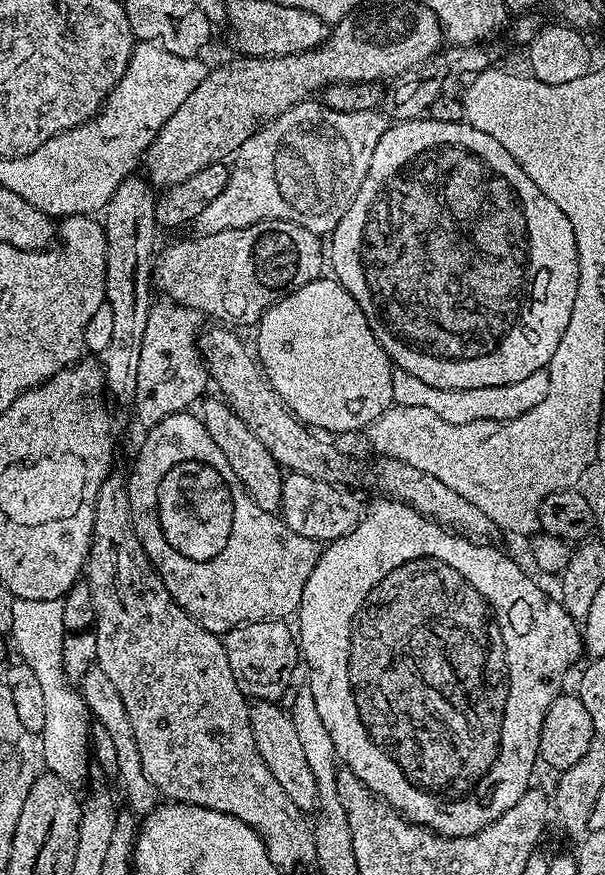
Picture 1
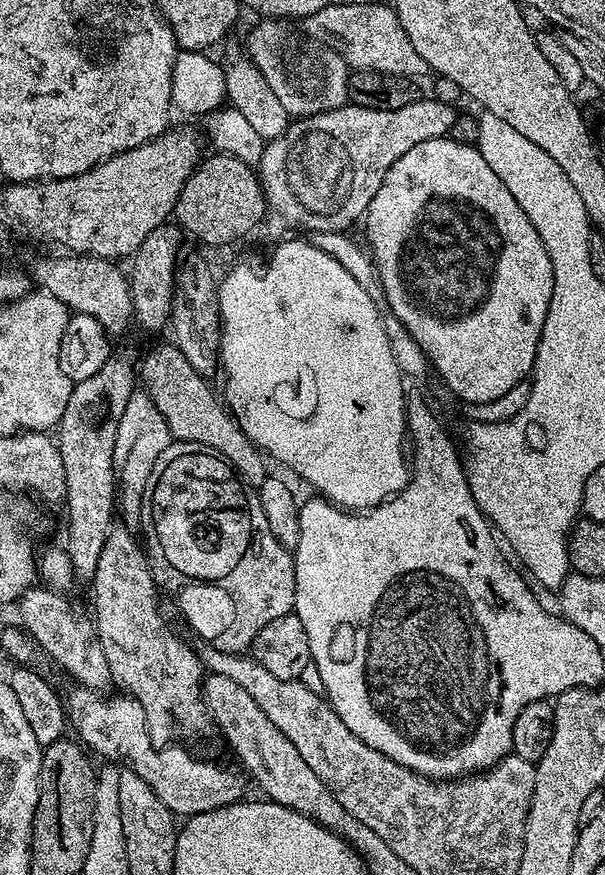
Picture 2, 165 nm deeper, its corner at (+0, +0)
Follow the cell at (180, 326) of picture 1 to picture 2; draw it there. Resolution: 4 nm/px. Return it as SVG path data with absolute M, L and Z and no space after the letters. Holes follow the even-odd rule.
M136 390L133 391L130 402L126 402L126 411L122 413L122 422L118 422L118 438L114 441L113 466L116 470L119 509L128 508L128 519L124 521L126 523L136 520L136 508L140 506L140 497L143 496L146 490L146 482L150 482L151 472L148 468L154 470L154 462L160 457L162 450L166 449L164 440L169 443L173 440L171 430L164 432L166 418L160 420L161 416L156 416L157 411L158 406L152 403L152 397L148 395L147 391Z

